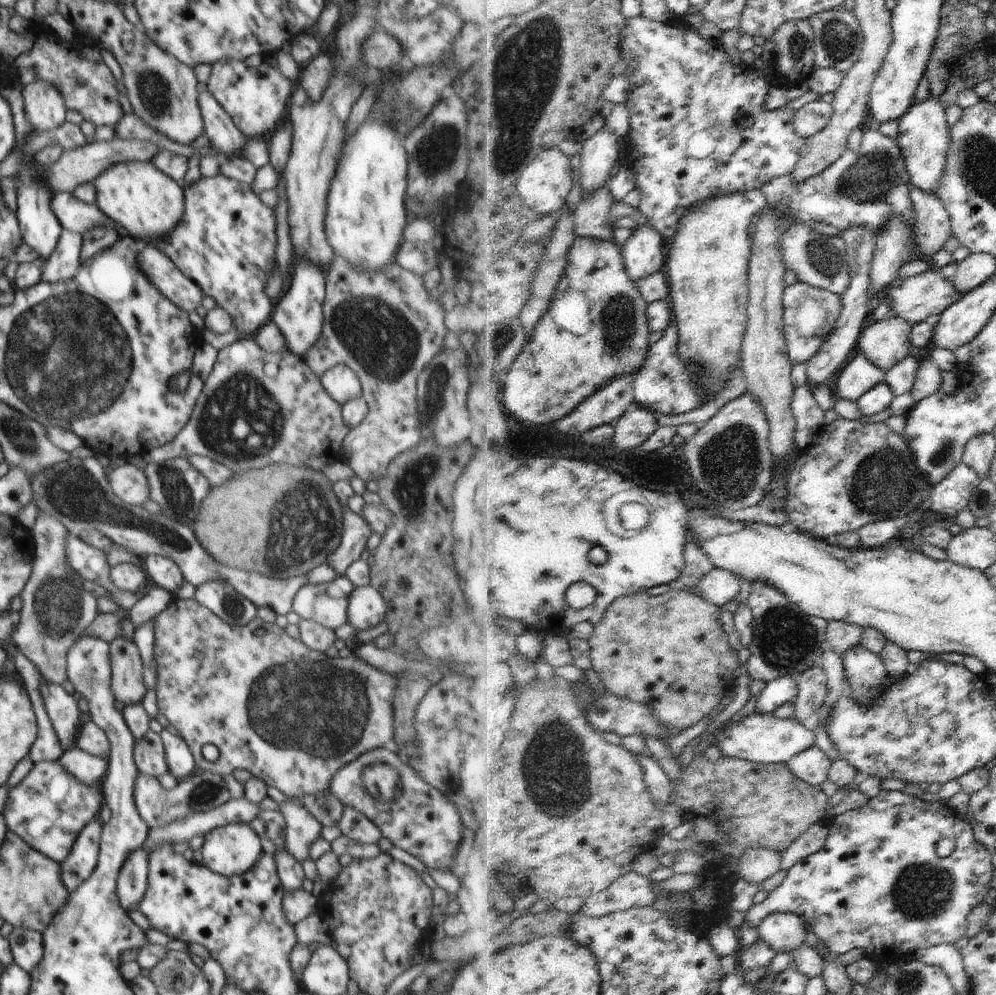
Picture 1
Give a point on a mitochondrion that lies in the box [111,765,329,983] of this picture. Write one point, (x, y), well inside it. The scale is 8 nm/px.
(206, 792)

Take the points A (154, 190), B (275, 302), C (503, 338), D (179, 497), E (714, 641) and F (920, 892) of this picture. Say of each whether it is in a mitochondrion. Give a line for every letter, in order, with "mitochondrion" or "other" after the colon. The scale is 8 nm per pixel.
A: other
B: other
C: mitochondrion
D: mitochondrion
E: other
F: mitochondrion

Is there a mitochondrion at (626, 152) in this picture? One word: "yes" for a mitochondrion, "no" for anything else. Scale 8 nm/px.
no

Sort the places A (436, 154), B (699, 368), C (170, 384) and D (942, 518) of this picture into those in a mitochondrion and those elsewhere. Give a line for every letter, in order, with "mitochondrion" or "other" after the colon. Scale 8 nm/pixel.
A: mitochondrion
B: other
C: other
D: other

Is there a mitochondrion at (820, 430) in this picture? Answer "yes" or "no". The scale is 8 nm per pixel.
no

